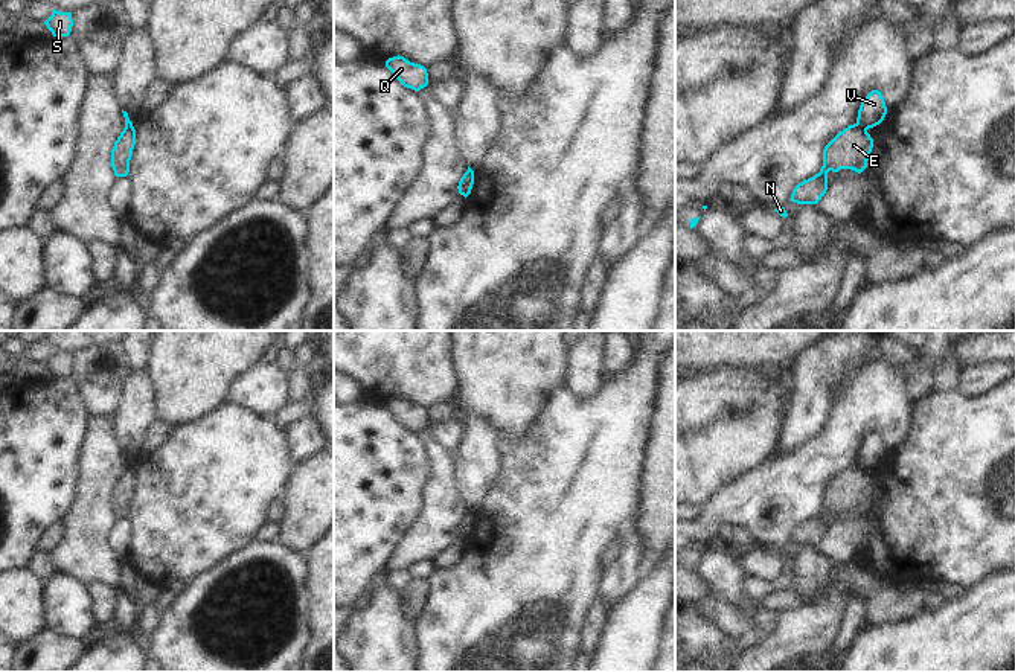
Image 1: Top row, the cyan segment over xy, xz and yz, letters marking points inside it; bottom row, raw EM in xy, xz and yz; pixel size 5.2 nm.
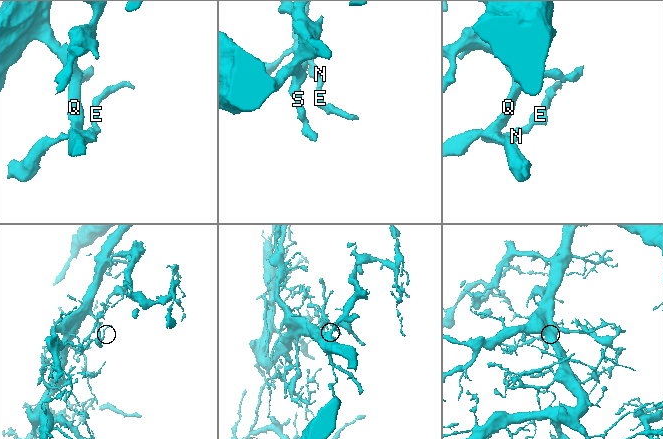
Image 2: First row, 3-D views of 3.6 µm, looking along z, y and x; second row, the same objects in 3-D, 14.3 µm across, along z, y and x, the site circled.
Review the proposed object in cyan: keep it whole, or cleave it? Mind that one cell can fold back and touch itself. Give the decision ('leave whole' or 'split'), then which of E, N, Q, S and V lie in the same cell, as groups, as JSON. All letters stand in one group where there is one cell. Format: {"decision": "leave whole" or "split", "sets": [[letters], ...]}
{"decision": "split", "sets": [["E", "N", "Q", "S"], ["V"]]}

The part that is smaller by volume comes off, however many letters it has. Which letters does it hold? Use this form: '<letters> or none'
V

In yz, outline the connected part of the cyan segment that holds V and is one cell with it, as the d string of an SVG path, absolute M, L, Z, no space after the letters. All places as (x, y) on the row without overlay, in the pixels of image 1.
M872 431L861 443L857 459L857 468L867 472L879 466L887 456L887 448L881 433Z

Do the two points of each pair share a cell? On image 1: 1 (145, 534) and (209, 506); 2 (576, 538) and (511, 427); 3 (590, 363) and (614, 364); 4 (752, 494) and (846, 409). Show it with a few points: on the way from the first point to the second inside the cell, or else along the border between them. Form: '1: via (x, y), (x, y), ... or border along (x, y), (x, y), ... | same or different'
1: via (160, 534), (169, 531), (194, 506) | same
2: border along (540, 410), (528, 432), (518, 439), (499, 438) | different
3: border along (601, 346), (601, 363), (607, 372) | different
4: via (779, 492), (835, 436) | same

